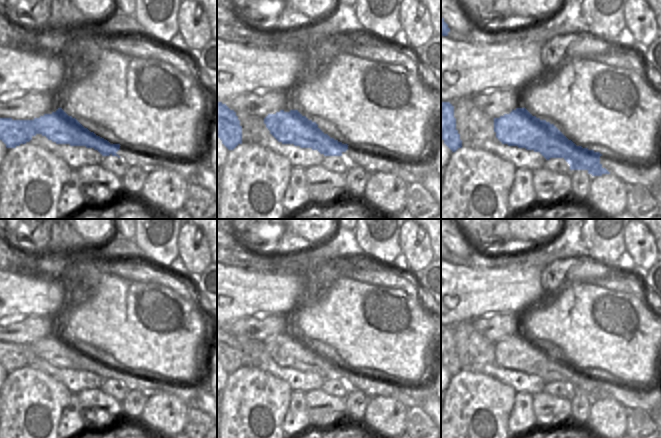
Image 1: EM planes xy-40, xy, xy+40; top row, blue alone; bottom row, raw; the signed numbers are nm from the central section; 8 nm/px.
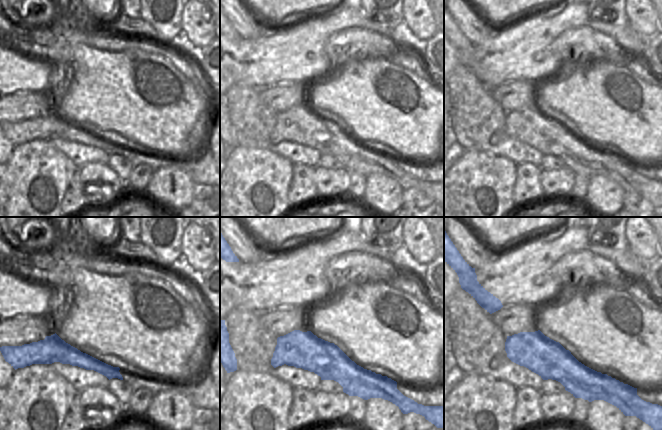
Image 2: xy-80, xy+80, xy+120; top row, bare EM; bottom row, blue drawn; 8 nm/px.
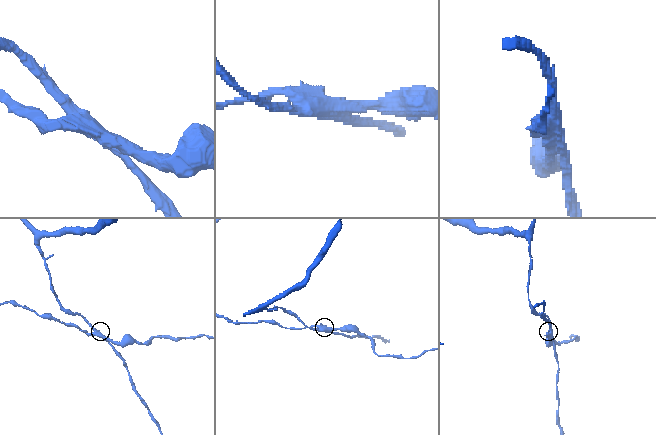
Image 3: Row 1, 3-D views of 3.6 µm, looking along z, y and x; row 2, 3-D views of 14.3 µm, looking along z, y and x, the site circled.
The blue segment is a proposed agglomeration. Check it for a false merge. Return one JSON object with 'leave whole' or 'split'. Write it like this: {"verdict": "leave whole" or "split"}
{"verdict": "split"}

